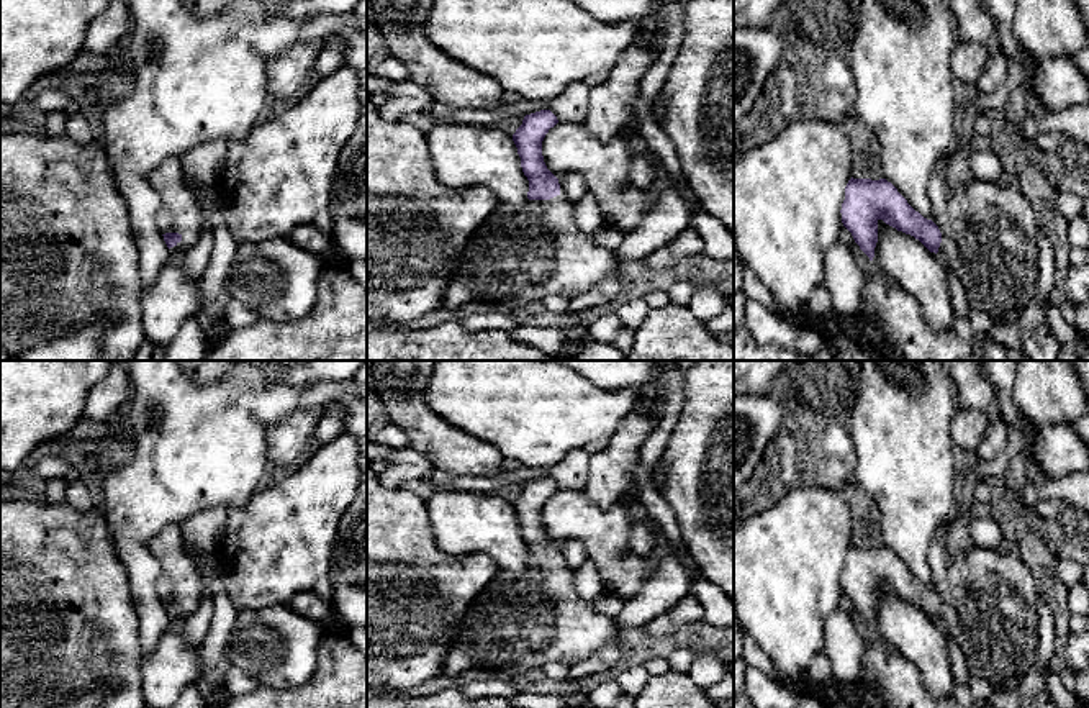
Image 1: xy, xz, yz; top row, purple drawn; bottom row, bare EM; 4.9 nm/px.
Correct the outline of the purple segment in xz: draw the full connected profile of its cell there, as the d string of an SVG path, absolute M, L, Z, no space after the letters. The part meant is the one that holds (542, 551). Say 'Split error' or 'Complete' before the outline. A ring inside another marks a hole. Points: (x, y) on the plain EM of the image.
Split error. M540 477L526 482L513 502L522 539L529 547L529 567L521 575L499 572L473 598L444 657L444 675L457 675L470 669L529 672L542 669L547 662L580 662L609 642L616 642L622 649L621 623L598 613L591 601L578 597L573 570L560 560L558 546L544 529L542 508L557 490L558 487L550 477Z

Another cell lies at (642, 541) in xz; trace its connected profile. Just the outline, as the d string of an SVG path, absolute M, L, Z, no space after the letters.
M642 523L632 528L629 552L637 557L647 557L657 544L657 538L652 529Z

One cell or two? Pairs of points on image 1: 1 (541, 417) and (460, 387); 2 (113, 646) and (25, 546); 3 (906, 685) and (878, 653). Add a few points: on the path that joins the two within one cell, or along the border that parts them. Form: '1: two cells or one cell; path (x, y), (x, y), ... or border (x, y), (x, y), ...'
1: one cell; path (521, 402), (503, 387), (480, 387)
2: one cell; path (89, 621), (81, 613), (81, 607), (48, 571)
3: one cell; path (898, 677), (881, 661)

